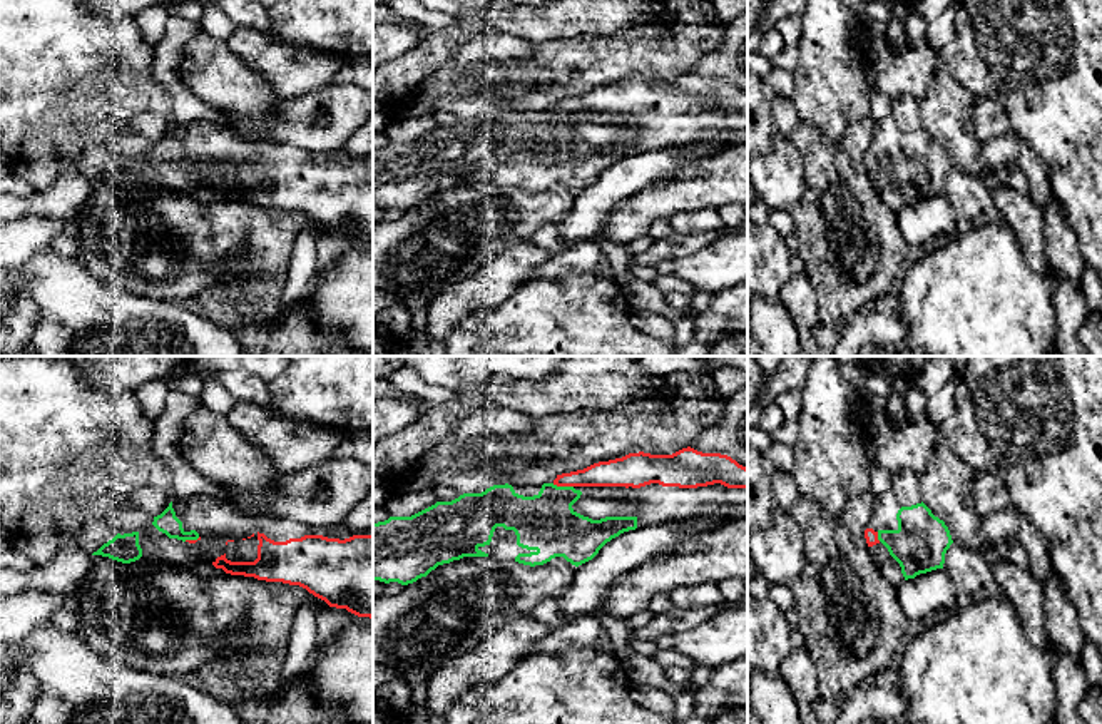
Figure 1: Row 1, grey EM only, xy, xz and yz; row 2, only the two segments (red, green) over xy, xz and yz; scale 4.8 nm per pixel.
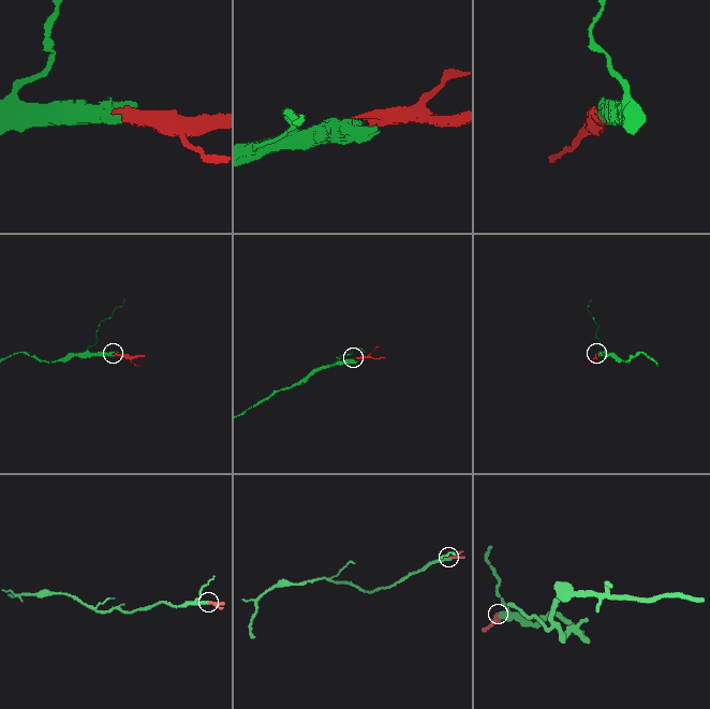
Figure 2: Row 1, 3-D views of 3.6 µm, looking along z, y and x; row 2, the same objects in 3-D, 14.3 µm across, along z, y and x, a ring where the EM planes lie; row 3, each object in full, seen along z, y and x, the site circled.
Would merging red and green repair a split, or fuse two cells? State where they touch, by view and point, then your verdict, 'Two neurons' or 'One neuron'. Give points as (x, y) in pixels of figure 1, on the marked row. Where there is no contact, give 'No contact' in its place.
Touches red at xz (562, 485). One neuron

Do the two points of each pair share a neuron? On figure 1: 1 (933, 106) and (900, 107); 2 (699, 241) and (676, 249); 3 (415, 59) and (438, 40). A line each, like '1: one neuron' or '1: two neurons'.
1: two neurons
2: one neuron
3: one neuron

